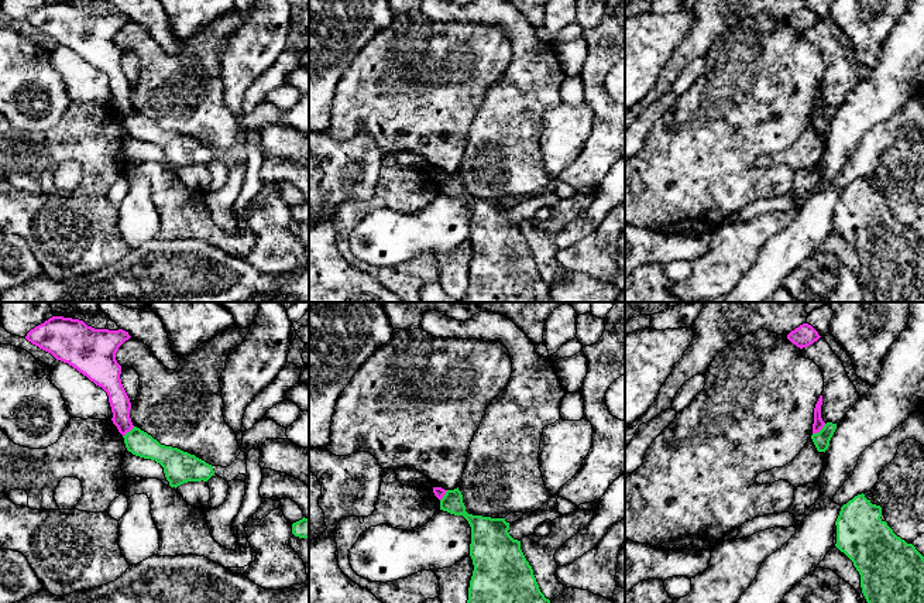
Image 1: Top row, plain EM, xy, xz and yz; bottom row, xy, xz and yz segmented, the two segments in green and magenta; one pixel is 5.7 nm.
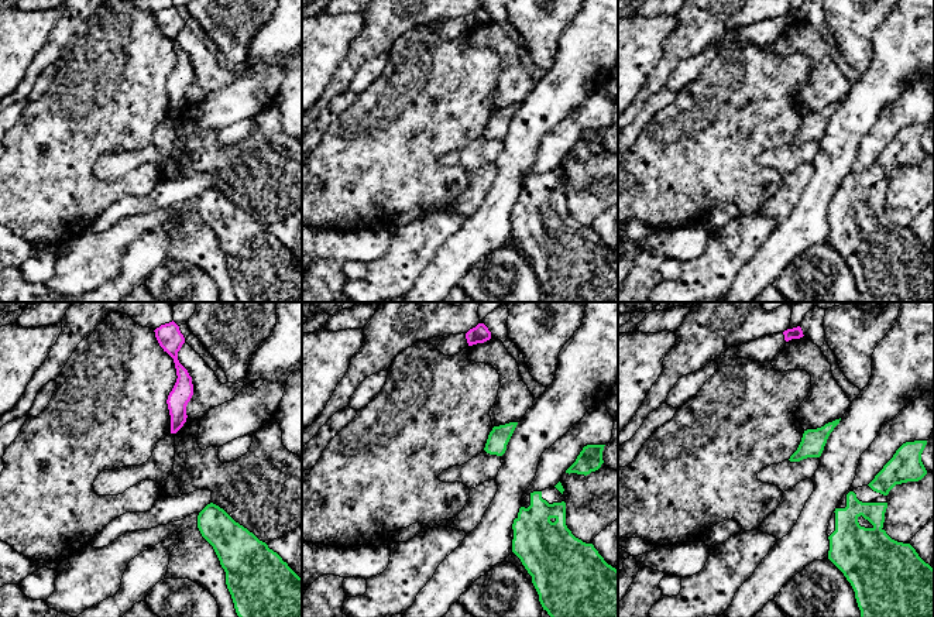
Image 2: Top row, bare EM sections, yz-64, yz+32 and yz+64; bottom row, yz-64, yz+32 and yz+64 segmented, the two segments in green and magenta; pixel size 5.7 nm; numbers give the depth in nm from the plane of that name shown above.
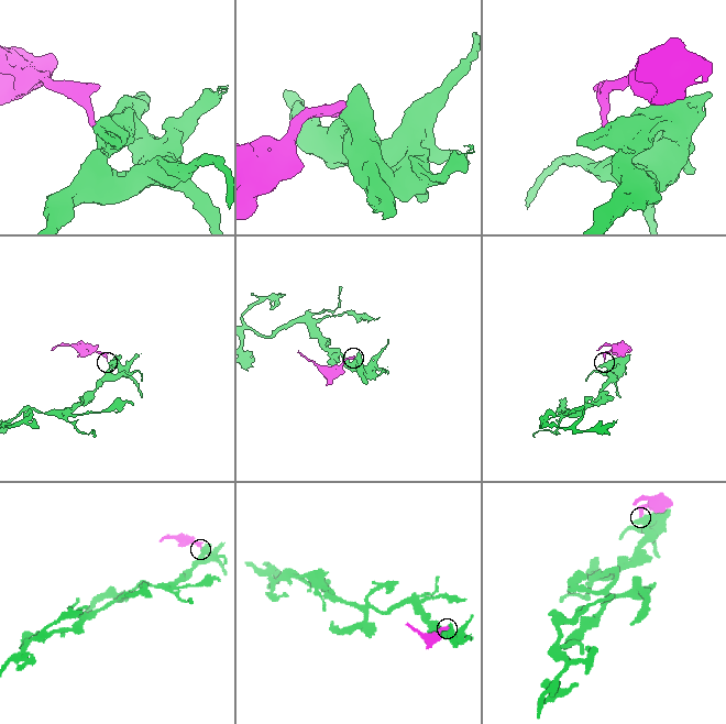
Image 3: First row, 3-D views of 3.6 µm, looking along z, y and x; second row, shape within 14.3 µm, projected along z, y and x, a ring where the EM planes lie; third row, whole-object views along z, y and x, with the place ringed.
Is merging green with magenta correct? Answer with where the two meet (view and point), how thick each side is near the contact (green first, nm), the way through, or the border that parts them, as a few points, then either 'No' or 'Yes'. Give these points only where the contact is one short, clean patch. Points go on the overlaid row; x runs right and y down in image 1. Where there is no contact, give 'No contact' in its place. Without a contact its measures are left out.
Touches green at yz (820, 431). Thickness 100 nm (green) against 70 nm. Boundary: yz (825, 424), (813, 434). No

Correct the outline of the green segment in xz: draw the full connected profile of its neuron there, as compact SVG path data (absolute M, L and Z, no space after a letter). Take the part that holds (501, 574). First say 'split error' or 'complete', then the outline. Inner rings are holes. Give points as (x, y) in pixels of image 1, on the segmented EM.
complete; M458 487L446 491L440 510L463 515L471 527L474 571L467 603L550 603L539 589L521 541L509 535L505 518L468 514Z

